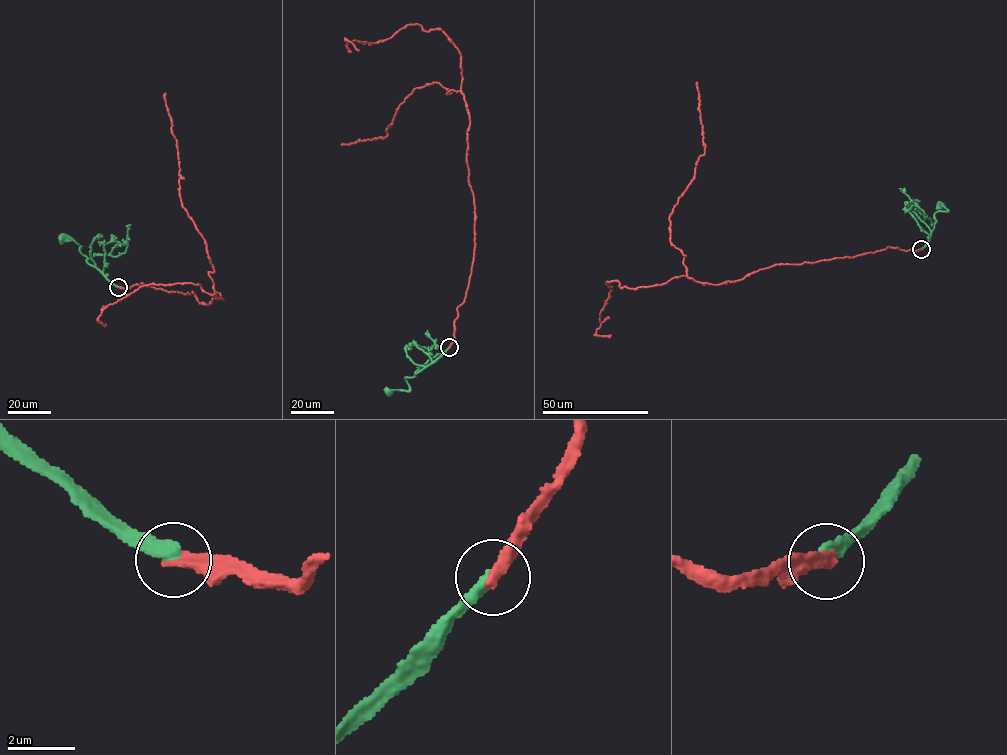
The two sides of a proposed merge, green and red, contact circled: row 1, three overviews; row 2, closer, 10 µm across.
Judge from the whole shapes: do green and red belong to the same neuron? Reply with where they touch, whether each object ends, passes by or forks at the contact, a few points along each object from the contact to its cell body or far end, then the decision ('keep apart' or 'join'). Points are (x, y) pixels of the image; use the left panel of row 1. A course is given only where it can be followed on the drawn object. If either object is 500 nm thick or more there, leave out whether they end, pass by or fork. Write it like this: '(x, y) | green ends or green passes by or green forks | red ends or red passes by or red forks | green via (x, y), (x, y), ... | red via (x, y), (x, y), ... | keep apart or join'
(118, 287) | green ends | red ends | green via (118, 287), (87, 262), (80, 252), (82, 247), (73, 240), (62, 239) | red via (118, 287), (142, 283), (193, 291), (208, 305), (214, 296), (206, 243), (180, 195), (165, 93) | keep apart

